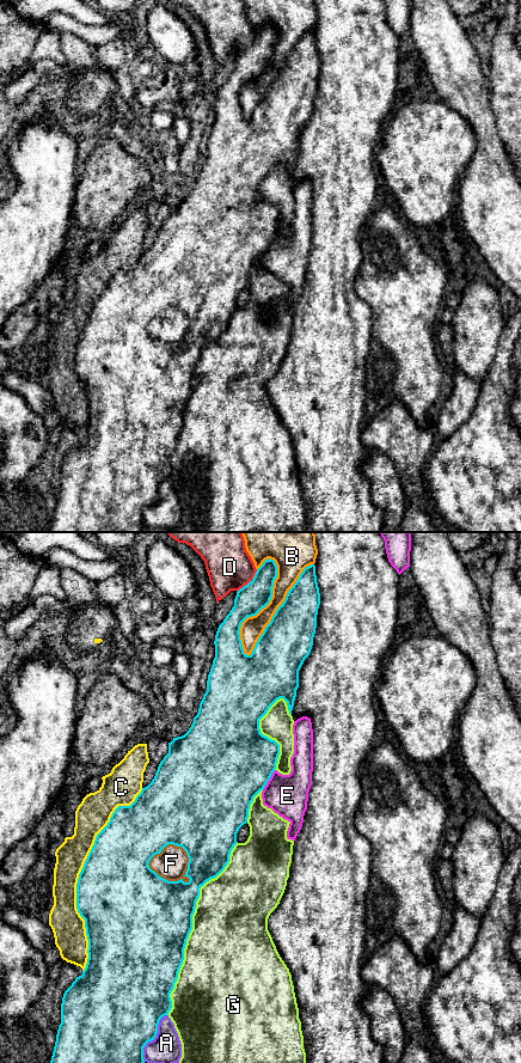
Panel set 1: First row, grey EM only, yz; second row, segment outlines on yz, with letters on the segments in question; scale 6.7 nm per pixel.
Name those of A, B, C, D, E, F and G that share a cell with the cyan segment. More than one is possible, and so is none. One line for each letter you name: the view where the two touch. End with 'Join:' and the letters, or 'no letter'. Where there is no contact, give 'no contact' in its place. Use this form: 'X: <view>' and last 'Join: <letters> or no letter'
F: yz
Join: F

